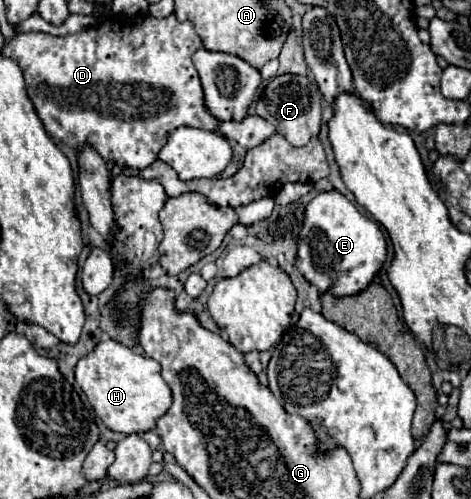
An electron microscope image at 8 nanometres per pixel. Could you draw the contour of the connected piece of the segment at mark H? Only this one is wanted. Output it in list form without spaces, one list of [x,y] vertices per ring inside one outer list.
[[[113,339],[99,343],[77,363],[75,379],[103,425],[123,435],[155,429],[157,419],[167,413],[173,399],[169,385],[161,377],[161,365]]]

